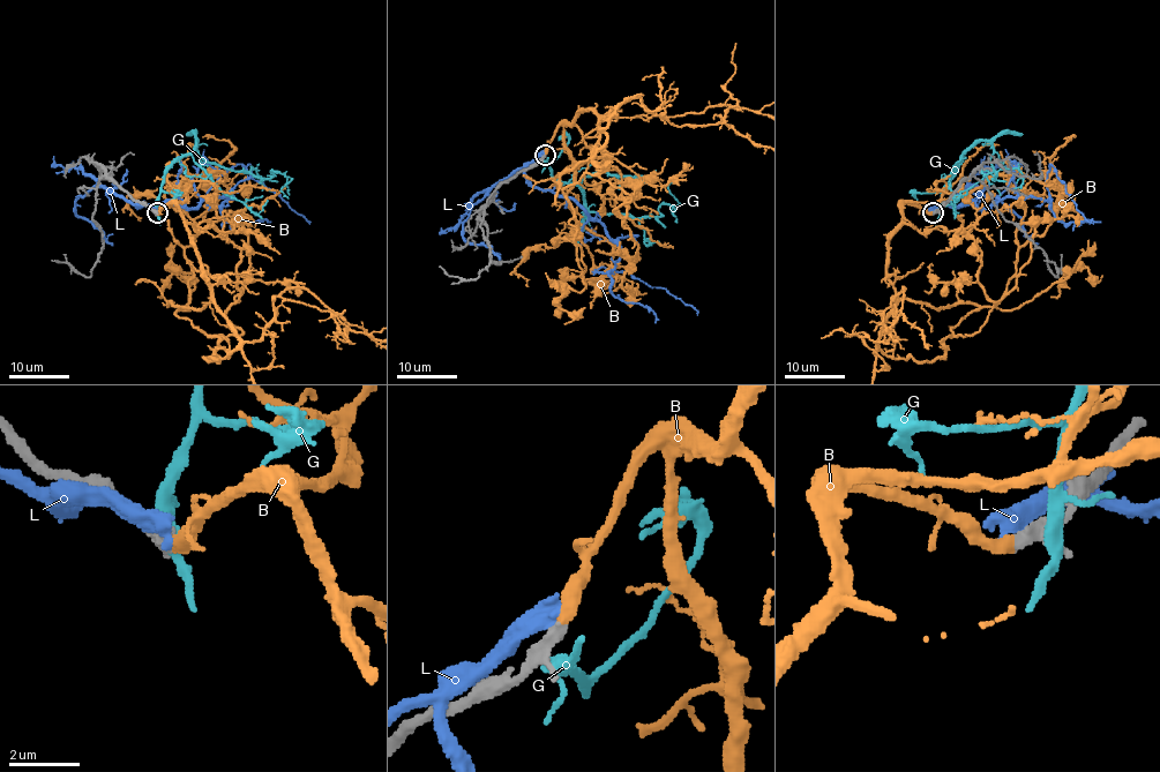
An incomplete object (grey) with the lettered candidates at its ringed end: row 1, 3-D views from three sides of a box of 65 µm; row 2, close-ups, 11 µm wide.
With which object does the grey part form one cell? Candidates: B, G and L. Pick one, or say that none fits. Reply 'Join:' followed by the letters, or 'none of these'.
Join: B

